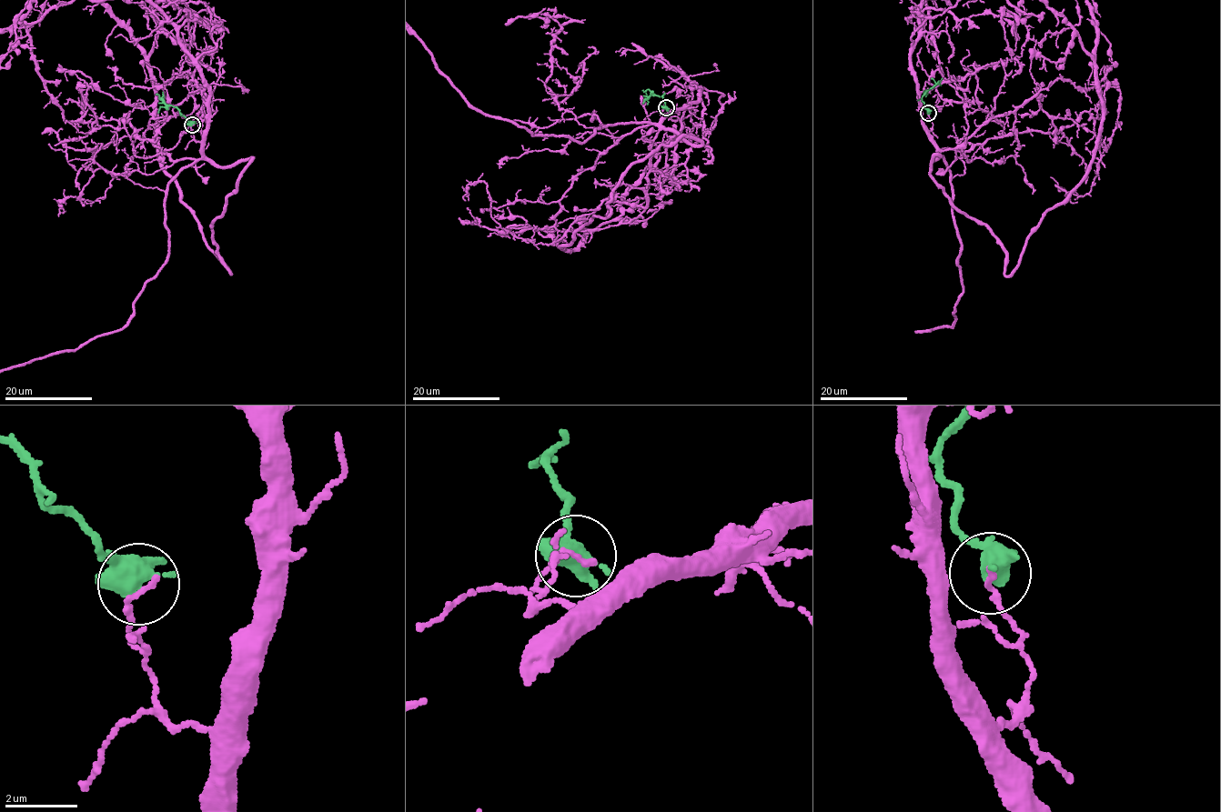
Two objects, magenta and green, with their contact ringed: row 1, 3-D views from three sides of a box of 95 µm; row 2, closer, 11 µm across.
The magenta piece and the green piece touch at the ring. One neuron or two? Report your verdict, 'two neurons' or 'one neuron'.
two neurons

